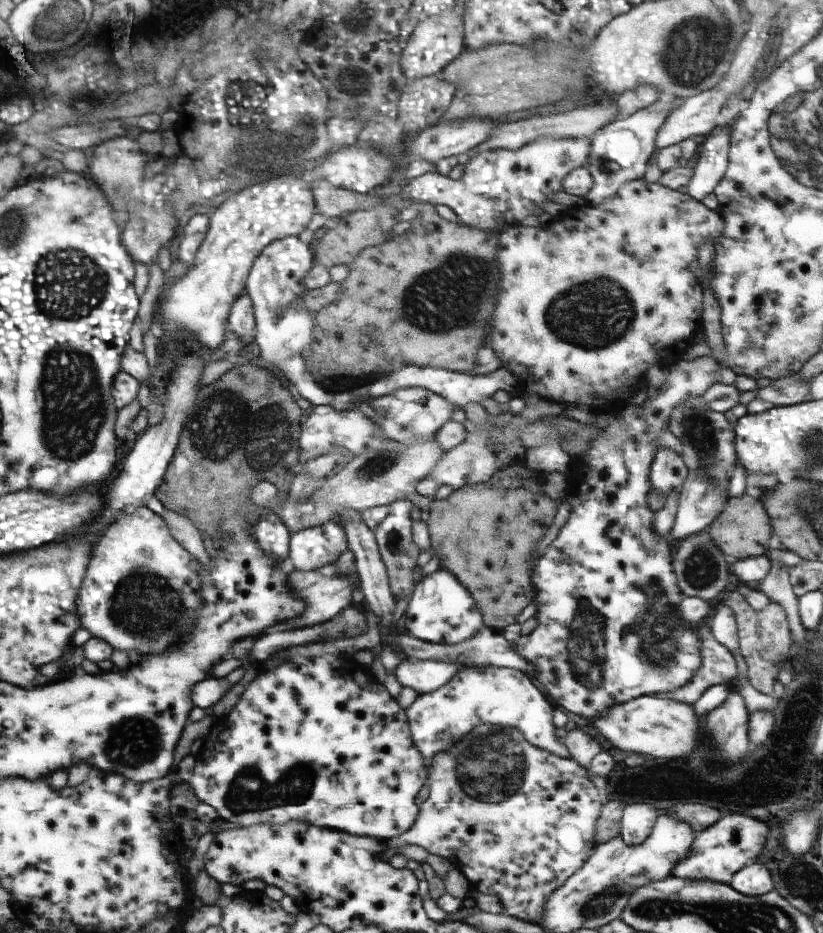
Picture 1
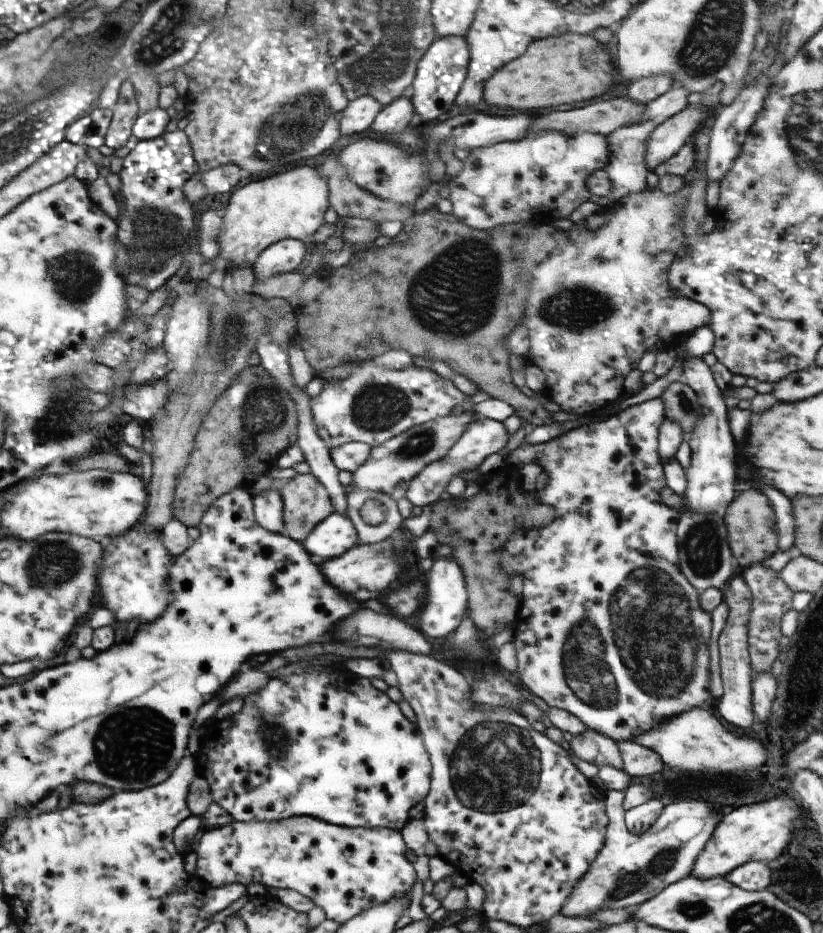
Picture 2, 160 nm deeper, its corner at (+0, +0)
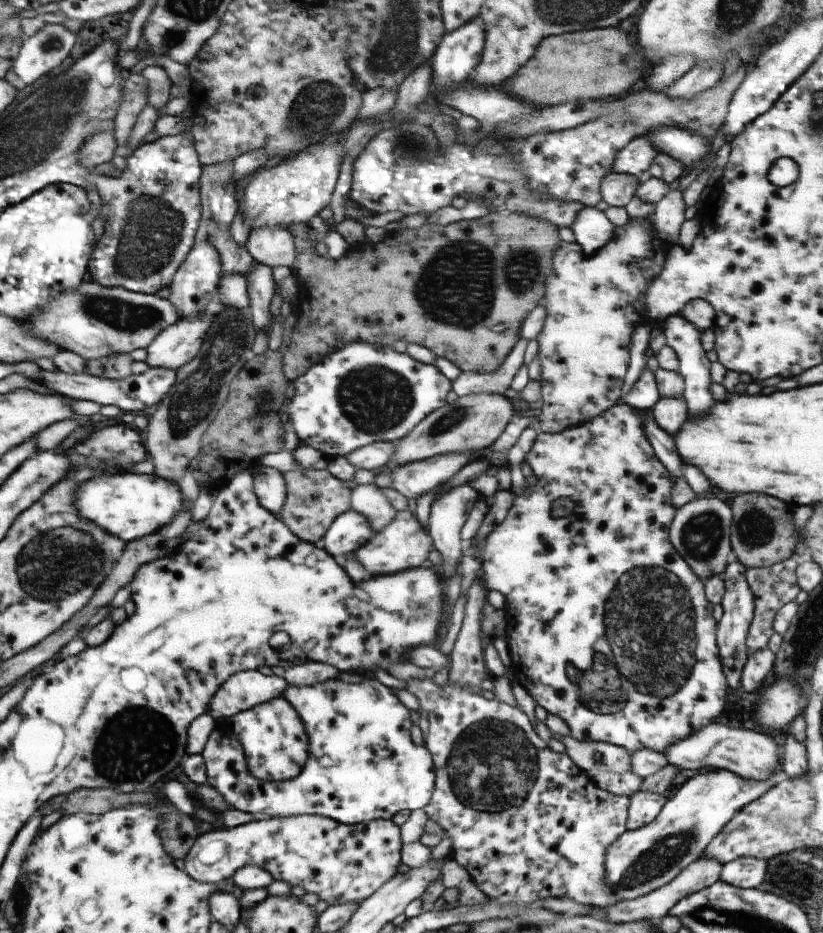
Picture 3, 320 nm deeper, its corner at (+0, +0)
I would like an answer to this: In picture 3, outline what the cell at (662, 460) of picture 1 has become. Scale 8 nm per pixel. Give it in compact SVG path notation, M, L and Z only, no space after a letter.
M681 395L661 397L650 408L653 420L657 426L664 430L674 440L674 434L678 433L681 424L684 423L688 412L686 402Z

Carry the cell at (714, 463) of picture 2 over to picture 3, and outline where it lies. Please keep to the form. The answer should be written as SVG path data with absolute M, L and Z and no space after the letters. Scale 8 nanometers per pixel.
M679 313L666 316L660 325L660 330L665 336L665 345L673 349L679 362L677 372L683 377L682 397L686 402L687 415L691 415L693 412L701 414L701 410L707 410L713 406L715 399L708 393L708 386L711 382L710 362L705 357L705 351L700 345L700 331Z

